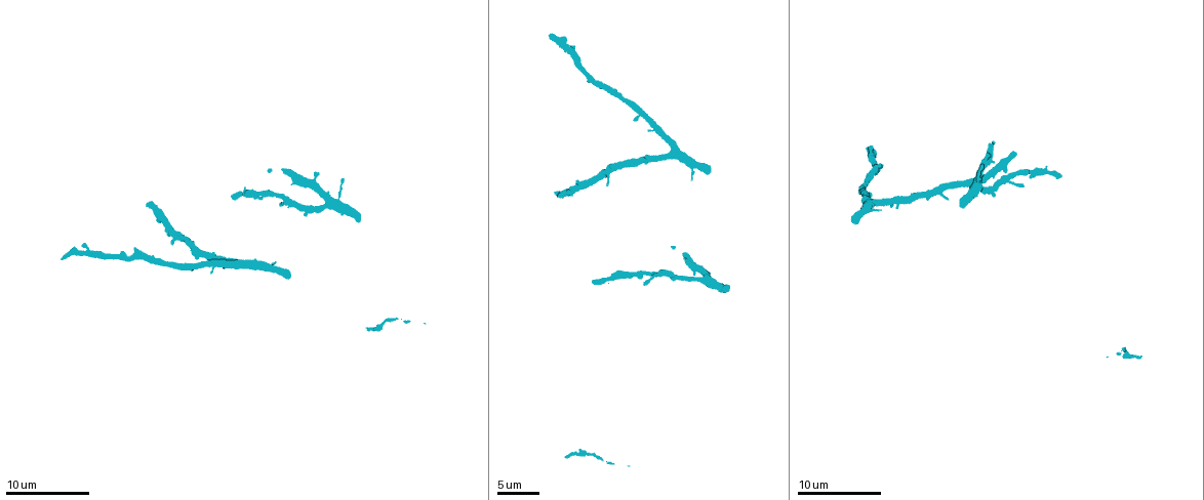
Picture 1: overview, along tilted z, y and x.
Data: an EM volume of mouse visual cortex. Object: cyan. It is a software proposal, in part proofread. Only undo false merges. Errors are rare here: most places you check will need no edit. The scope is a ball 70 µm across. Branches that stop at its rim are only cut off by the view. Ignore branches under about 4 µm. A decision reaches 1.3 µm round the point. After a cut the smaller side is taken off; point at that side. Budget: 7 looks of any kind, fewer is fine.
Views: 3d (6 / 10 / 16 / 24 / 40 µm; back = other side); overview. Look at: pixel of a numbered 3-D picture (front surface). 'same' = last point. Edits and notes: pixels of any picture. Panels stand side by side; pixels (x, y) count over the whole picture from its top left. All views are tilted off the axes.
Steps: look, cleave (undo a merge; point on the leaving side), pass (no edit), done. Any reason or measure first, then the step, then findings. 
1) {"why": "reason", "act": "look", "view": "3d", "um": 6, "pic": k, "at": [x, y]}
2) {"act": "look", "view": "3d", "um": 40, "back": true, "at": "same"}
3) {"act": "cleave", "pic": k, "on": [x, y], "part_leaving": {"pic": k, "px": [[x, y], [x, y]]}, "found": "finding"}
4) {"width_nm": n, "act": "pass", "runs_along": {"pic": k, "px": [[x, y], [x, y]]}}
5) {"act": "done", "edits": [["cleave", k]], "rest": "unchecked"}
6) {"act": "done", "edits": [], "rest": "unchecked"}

{"act": "look", "view": "3d", "um": 10, "pic": 1, "at": [965, 204]}

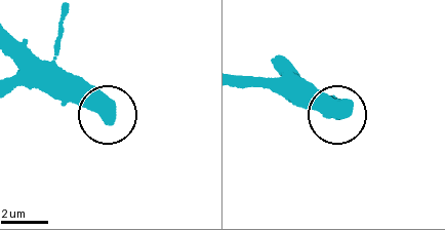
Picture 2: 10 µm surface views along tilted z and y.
{"act": "pass", "found": "one cell here"}

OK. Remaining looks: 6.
{"act": "look", "view": "3d", "um": 16, "pic": 1, "at": [241, 265]}

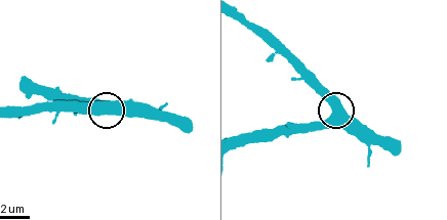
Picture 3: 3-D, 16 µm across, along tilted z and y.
{"why": "zoom in", "act": "look", "view": "3d", "um": 6, "pic": 3, "at": [341, 106]}

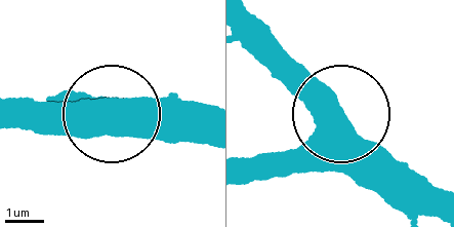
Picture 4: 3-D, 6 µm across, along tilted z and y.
{"width_nm": 520, "act": "pass", "found": "one cell here"}

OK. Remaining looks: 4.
{"why": "side arm on a straight run", "act": "look", "view": "3d", "um": 6, "pic": 1, "at": [178, 232]}

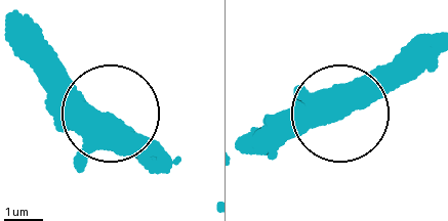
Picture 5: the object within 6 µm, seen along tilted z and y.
{"width_nm": 390, "act": "pass", "found": "one cell here"}

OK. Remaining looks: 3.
{"act": "done", "edits": [], "rest": "unchecked"}

